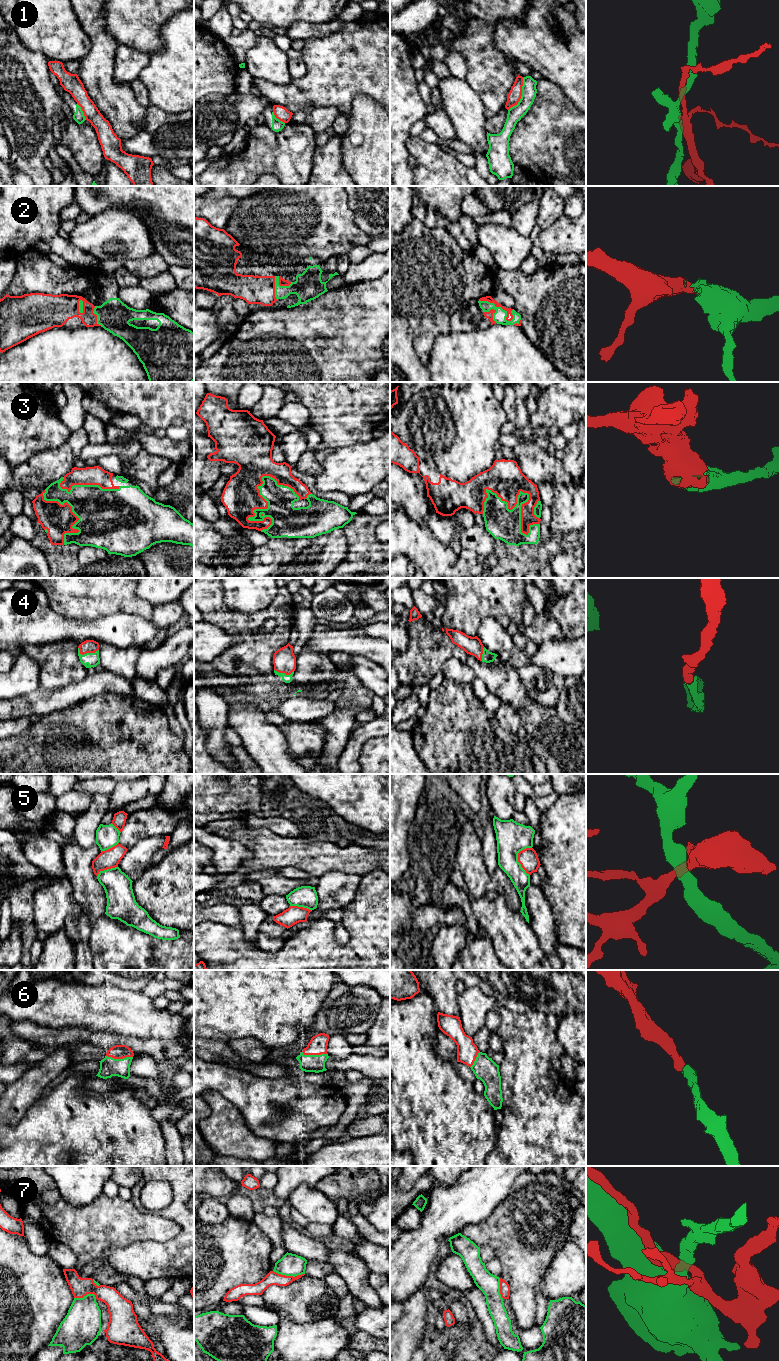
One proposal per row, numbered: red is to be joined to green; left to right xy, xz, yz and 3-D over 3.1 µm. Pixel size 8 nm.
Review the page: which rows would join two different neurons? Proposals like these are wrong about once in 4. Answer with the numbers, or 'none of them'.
1, 5, 7

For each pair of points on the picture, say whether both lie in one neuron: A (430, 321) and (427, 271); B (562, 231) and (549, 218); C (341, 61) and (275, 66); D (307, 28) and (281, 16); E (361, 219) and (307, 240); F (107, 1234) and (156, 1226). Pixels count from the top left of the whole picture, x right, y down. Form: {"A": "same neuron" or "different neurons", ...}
{"A": "same neuron", "B": "different neurons", "C": "different neurons", "D": "different neurons", "E": "different neurons", "F": "same neuron"}

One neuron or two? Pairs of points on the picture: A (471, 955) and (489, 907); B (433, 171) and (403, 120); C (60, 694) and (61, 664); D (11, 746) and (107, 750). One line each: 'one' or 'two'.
A: two
B: two
C: two
D: one

